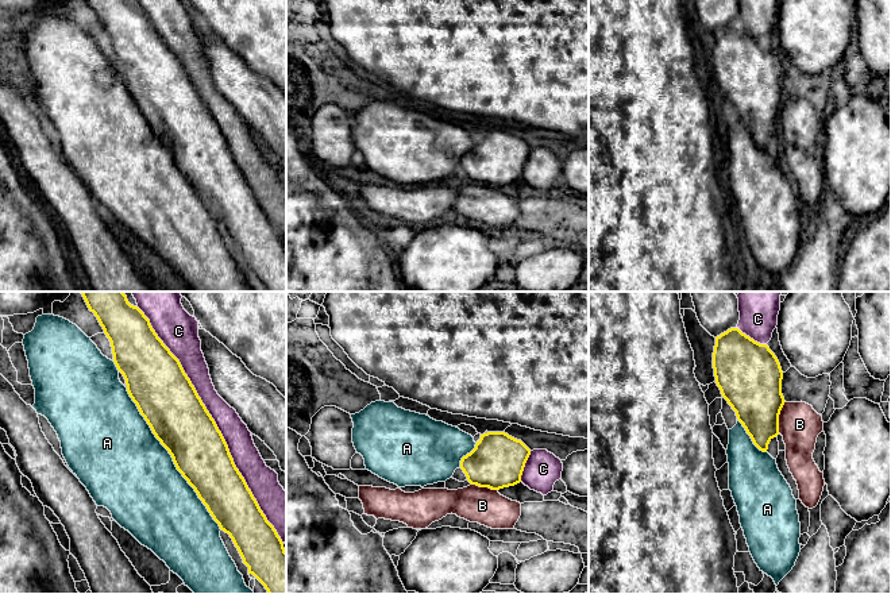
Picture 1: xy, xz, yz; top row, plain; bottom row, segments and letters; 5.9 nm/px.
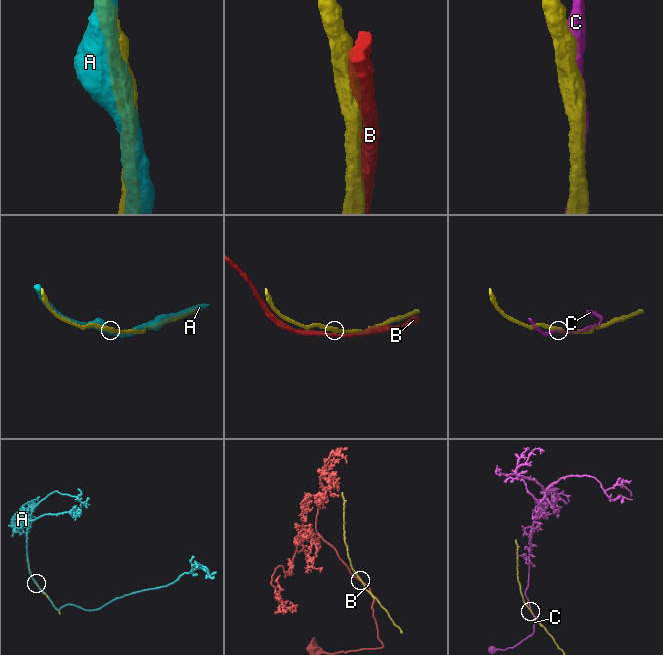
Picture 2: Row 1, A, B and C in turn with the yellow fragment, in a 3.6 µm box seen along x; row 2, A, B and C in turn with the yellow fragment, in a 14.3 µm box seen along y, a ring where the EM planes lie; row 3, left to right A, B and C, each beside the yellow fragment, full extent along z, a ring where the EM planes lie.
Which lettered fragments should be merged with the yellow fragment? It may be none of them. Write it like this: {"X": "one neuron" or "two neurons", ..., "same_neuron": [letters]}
{"A": "one neuron", "B": "two neurons", "C": "two neurons", "same_neuron": ["A"]}

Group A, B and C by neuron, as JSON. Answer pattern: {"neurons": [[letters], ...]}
{"neurons": [["A"], ["B"], ["C"]]}

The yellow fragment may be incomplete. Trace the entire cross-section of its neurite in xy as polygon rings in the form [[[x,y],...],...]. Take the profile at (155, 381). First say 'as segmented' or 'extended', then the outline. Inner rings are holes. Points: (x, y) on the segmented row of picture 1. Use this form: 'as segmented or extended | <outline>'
as segmented | [[[81,292],[81,294],[111,342],[113,362],[126,379],[130,397],[155,437],[171,455],[177,470],[194,489],[220,529],[230,535],[243,563],[248,567],[248,574],[252,574],[269,594],[286,594],[286,551],[284,543],[236,468],[221,432],[185,374],[180,360],[158,338],[144,313],[138,306],[131,305],[123,292]]]

